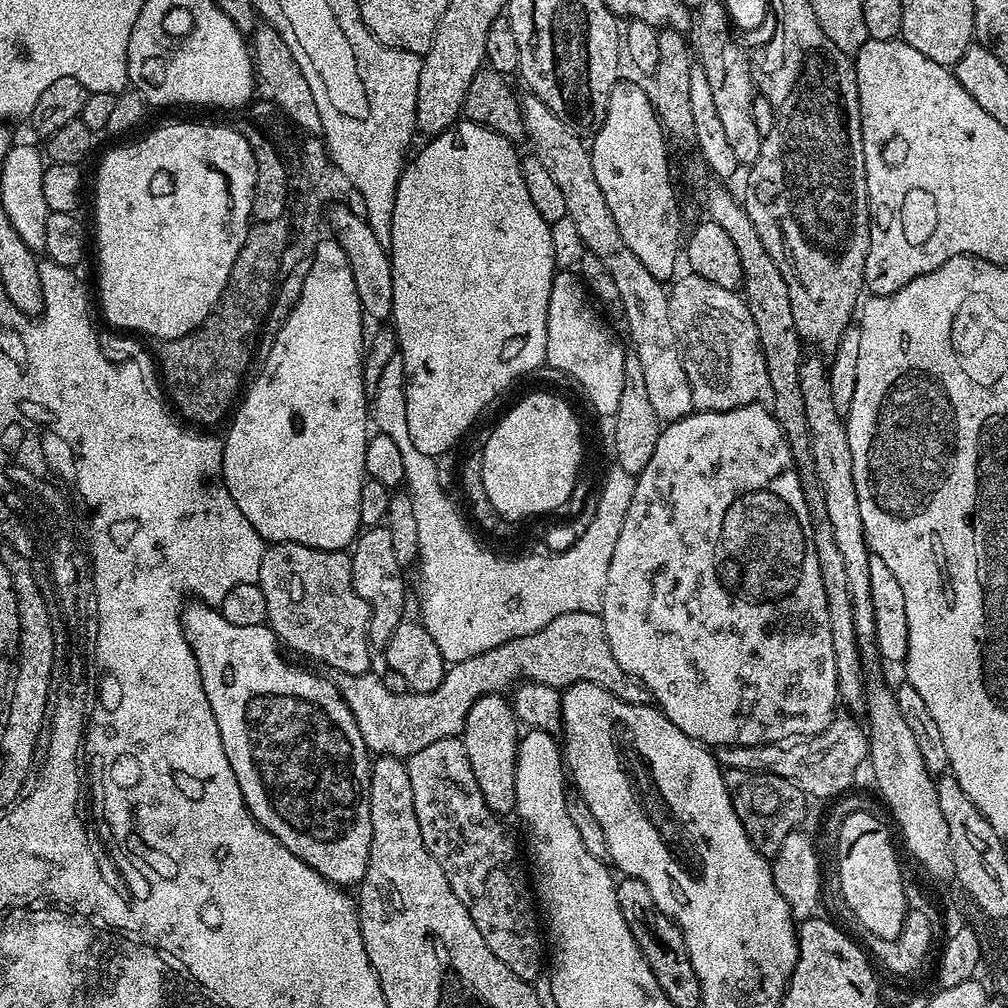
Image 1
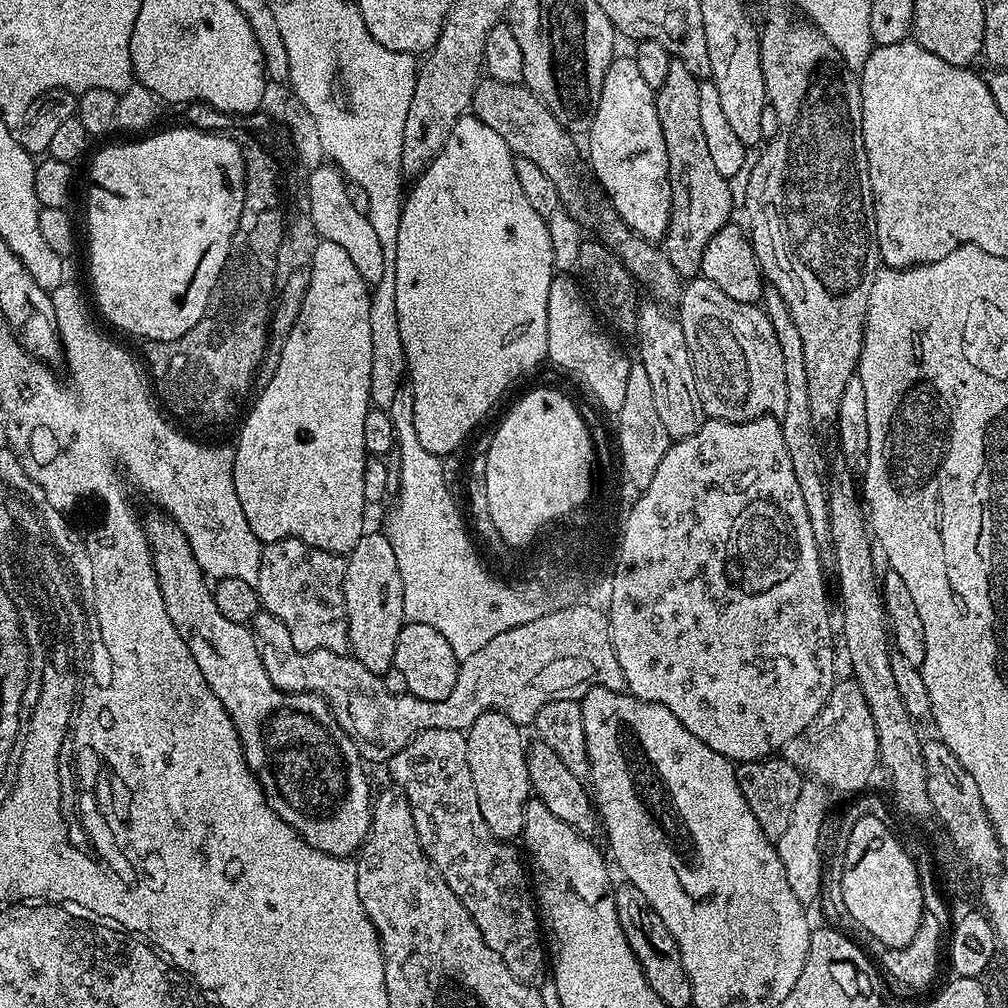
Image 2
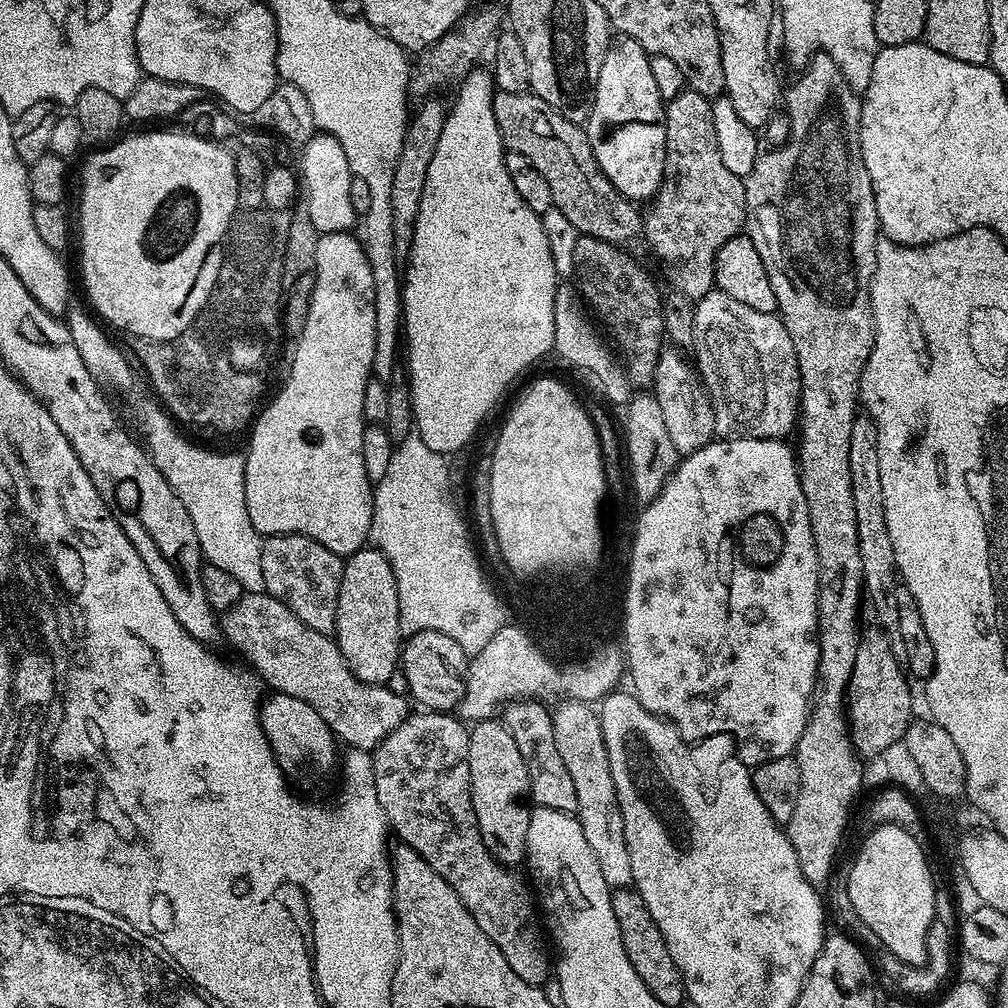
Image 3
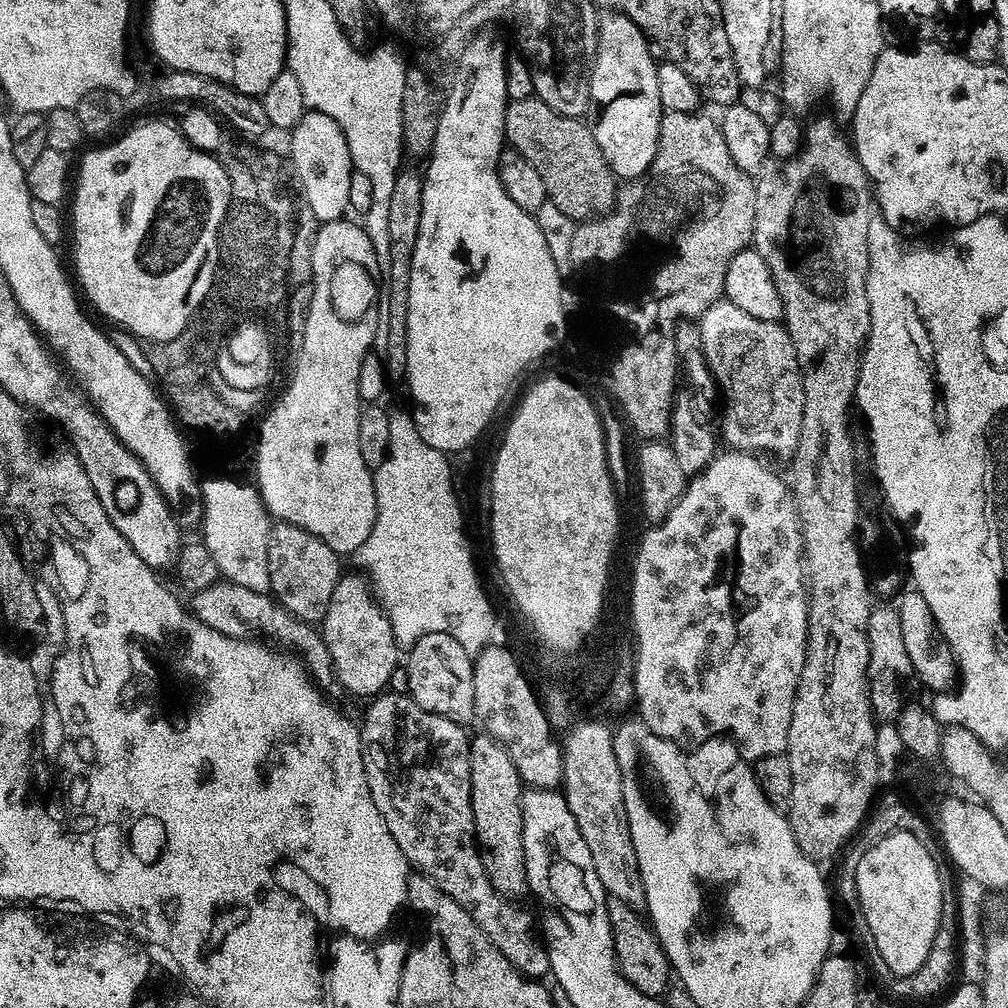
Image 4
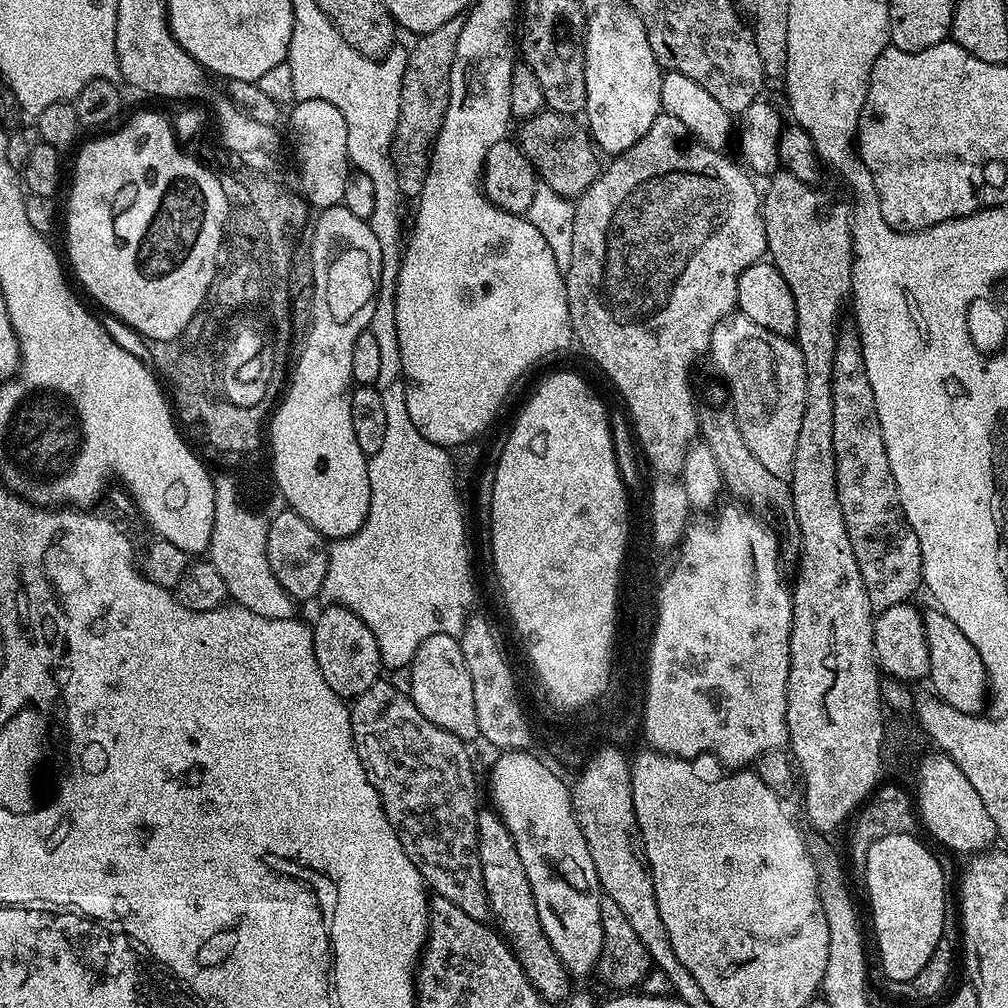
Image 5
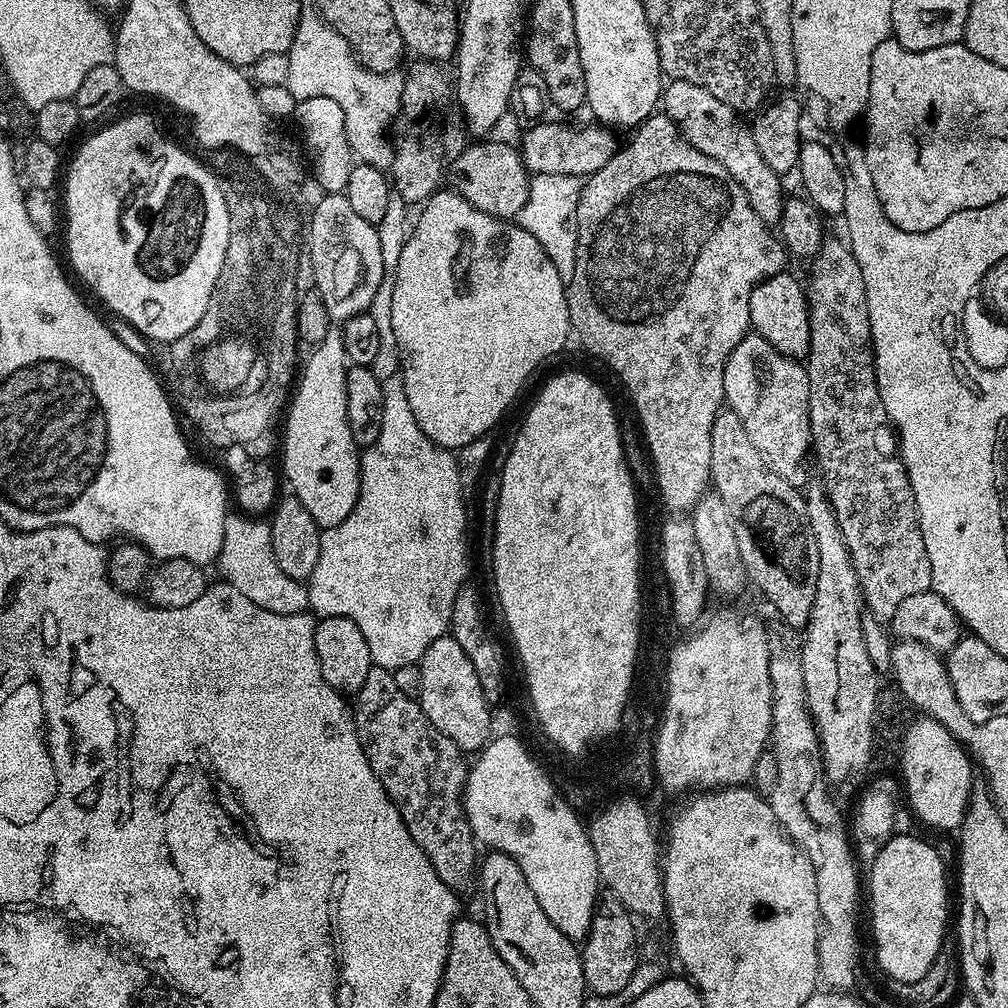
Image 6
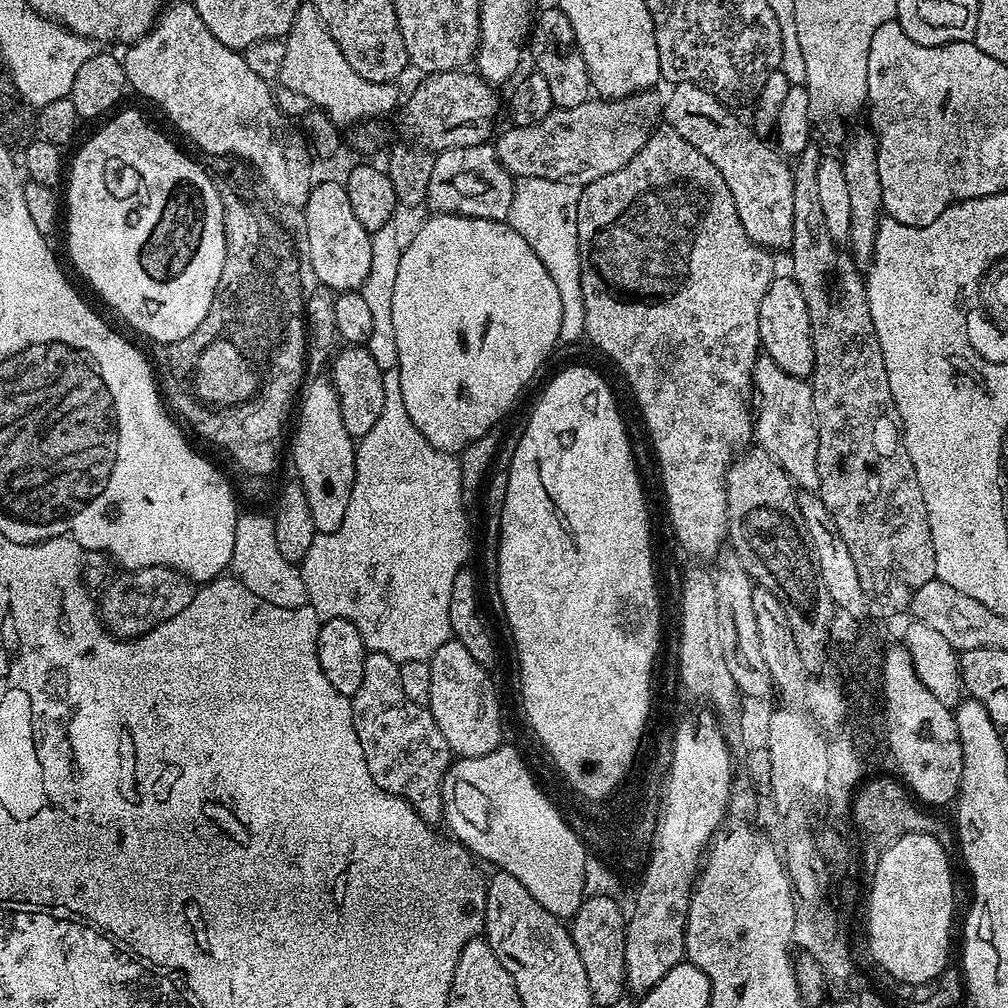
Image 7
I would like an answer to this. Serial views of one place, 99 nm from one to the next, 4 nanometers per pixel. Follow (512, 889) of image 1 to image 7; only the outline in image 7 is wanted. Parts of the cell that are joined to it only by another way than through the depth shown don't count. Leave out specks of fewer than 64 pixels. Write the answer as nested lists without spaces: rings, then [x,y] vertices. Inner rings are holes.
[[[368,652],[362,666],[362,686],[350,697],[354,730],[366,758],[370,778],[390,794],[400,796],[425,822],[436,826],[444,819],[442,786],[454,759],[438,722],[427,707],[407,700],[399,678],[400,665],[386,654]]]

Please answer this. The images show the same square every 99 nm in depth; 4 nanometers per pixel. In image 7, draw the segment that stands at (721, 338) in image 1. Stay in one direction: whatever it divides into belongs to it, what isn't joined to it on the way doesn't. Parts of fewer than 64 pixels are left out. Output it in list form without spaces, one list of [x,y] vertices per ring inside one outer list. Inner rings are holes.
[[[761,354],[761,355],[757,356],[756,364],[752,367],[752,386],[753,386],[753,389],[755,389],[755,391],[758,393],[758,400],[759,400],[759,396],[760,396],[760,405],[758,405],[758,406],[755,405],[755,408],[754,408],[754,440],[755,440],[755,443],[757,445],[759,445],[759,447],[764,449],[764,452],[766,455],[773,456],[773,458],[776,459],[776,461],[778,462],[778,466],[782,466],[782,470],[785,472],[786,475],[789,476],[790,479],[792,479],[793,485],[795,485],[795,487],[797,489],[799,489],[799,491],[801,493],[804,493],[804,494],[819,493],[820,479],[818,478],[818,430],[816,429],[816,415],[814,414],[814,394],[812,393],[811,383],[809,383],[809,381],[807,379],[805,379],[805,377],[795,376],[794,374],[786,374],[786,370],[782,370],[779,368],[778,362],[774,362],[772,359],[770,359],[770,357]]]

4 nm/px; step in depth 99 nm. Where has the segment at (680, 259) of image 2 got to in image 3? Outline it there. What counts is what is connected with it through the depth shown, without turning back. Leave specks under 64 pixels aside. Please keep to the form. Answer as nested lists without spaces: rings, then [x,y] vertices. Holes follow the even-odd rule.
[[[691,90],[679,92],[664,106],[666,162],[664,181],[643,213],[643,239],[660,259],[677,293],[699,298],[713,291],[716,255],[746,224],[746,190],[741,177],[730,174],[714,138],[712,100]]]

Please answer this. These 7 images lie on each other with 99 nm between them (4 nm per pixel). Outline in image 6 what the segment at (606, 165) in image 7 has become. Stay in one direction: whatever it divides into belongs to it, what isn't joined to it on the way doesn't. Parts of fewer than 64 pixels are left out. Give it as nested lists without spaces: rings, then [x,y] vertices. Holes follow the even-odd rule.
[[[536,122],[518,143],[518,151],[532,174],[566,174],[587,178],[602,170],[615,154],[618,141],[607,127],[575,128],[572,124],[544,124]]]

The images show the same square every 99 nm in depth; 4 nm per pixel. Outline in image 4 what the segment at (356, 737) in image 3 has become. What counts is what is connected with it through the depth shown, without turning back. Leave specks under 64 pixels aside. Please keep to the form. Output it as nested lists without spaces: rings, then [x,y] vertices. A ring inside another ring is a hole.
[[[221,578],[216,583],[206,586],[206,590],[191,593],[191,615],[227,636],[277,640],[280,643],[277,645],[281,649],[291,650],[296,654],[304,652],[302,663],[308,669],[312,679],[321,689],[328,690],[328,687],[333,687],[334,677],[330,652],[326,650],[326,642],[320,637],[319,631],[313,625],[290,614],[282,605],[276,603],[271,595],[263,596],[262,593],[255,592],[252,588],[255,587],[244,582],[233,582]],[[264,636],[269,636],[269,638]]]

